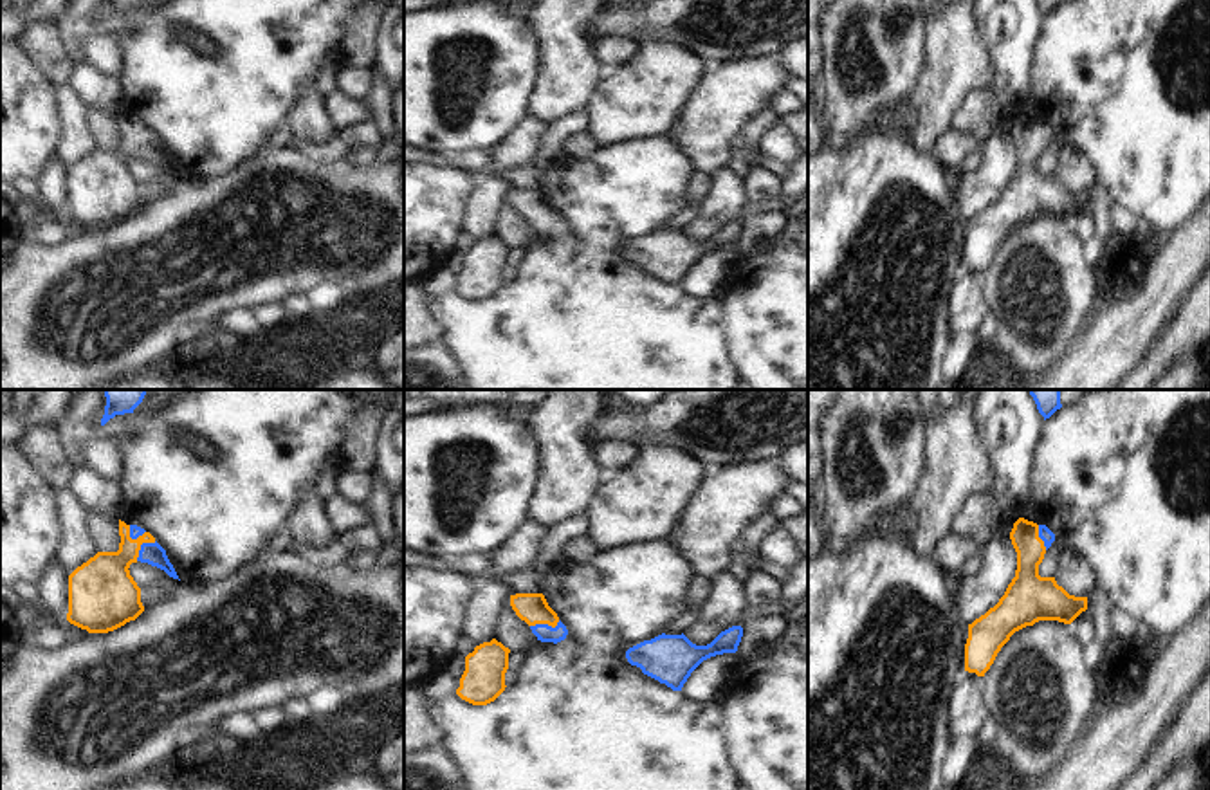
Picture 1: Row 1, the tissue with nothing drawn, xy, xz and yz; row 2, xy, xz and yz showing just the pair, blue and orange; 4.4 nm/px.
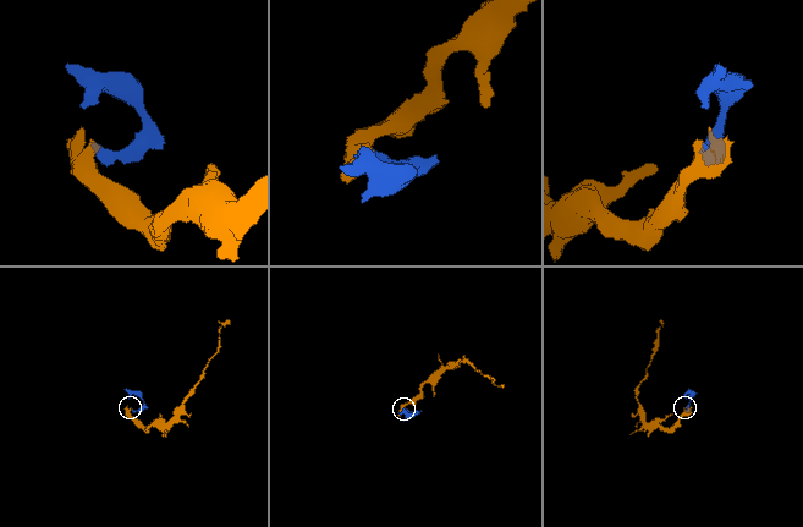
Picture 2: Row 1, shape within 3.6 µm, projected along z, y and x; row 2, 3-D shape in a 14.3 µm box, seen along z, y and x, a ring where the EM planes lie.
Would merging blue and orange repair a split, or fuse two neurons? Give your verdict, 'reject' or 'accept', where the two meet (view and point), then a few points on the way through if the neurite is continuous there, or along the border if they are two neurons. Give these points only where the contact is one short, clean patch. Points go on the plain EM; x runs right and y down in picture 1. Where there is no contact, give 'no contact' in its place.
accept; contact xz (545, 220); way xz (543, 228), (545, 220), (532, 204)

